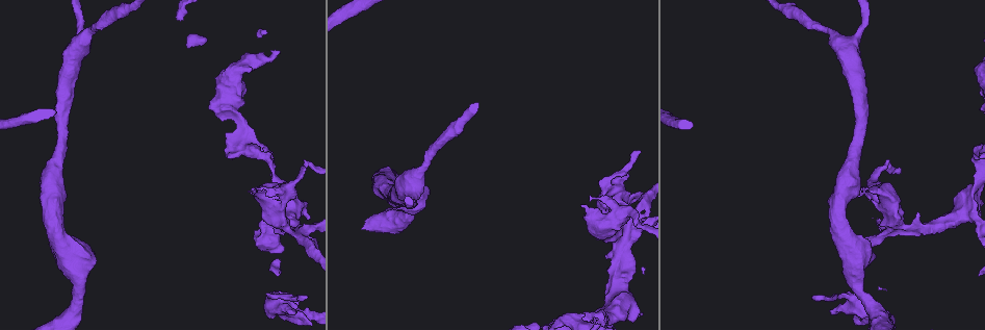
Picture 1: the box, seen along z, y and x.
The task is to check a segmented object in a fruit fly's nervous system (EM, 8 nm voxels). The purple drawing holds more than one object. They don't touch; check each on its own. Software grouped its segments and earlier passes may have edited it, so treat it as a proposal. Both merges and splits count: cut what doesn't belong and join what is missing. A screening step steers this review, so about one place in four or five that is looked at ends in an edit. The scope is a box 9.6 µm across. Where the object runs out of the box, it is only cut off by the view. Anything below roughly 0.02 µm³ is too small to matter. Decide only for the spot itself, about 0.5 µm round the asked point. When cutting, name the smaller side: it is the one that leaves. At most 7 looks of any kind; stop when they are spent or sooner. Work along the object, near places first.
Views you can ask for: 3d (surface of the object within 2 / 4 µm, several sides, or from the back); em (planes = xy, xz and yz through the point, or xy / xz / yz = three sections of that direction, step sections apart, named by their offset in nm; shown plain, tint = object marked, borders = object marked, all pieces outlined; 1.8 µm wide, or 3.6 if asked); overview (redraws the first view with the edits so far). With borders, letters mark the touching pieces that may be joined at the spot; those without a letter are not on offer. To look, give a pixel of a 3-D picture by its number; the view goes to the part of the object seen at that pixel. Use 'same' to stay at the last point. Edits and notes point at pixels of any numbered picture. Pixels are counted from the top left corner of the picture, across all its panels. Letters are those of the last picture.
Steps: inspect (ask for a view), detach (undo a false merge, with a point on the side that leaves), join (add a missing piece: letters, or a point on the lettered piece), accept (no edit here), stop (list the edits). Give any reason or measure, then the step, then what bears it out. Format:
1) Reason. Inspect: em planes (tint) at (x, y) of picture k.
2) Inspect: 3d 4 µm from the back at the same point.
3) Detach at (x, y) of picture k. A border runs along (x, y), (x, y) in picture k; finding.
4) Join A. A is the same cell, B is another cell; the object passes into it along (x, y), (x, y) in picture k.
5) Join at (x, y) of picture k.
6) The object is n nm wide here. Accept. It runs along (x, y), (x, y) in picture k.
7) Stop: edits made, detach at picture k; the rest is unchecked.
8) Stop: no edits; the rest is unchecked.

Inspect: 3d 2 µm at (835, 314) of picture 1.

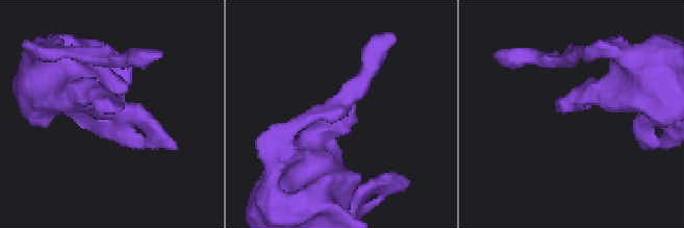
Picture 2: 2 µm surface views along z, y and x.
Inspect: em yz step 8 (borders) at (354, 105) of picture 2.

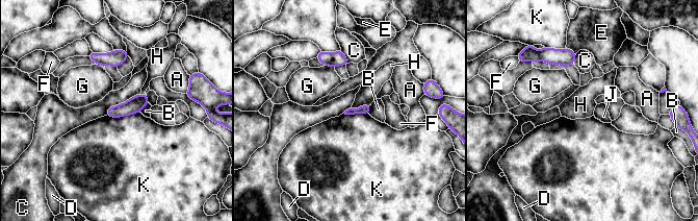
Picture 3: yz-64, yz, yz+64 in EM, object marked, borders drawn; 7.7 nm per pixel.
Accept. A, B, C, D, E, F, G, H, J and K are other cells; a border runs along (139, 112), (119, 117), (106, 116) in picture 3; none of them fits.

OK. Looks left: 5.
Closes a loop. Inspect: 3d 4 µm at (861, 191) of picture 1.

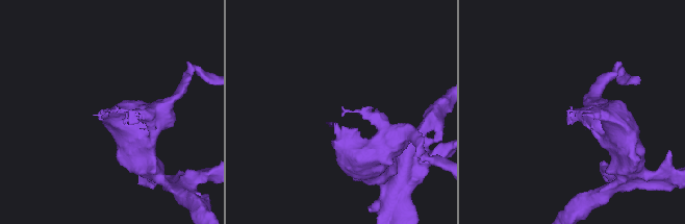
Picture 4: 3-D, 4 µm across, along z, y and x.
Need the tissue. Inspect: em planes (plain) at (114, 111) of picture 4.

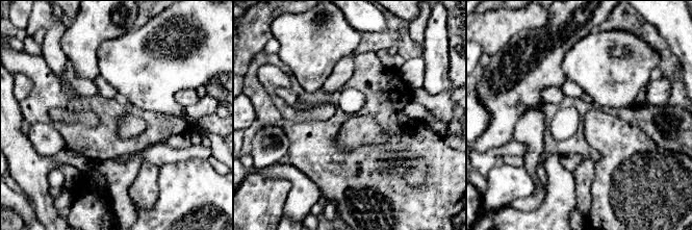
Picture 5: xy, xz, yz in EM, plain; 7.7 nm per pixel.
Inspect: em planes (borders) at the same point.

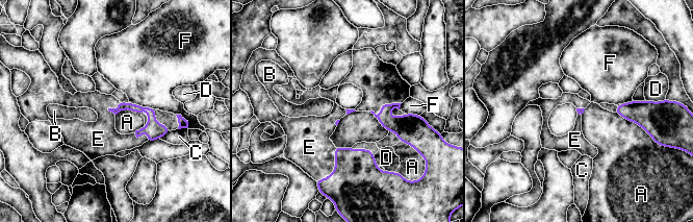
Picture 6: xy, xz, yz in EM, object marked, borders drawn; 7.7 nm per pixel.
The object is 30 nm wide here; the longest contact is with A, 320 nm. Join at (120, 142) of picture 6. E is the same cell, A, B, C, D and F are other cells; it goes on there.

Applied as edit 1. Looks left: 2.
An open end. Inspect: 3d 2 µm at (973, 151) of picture 1.

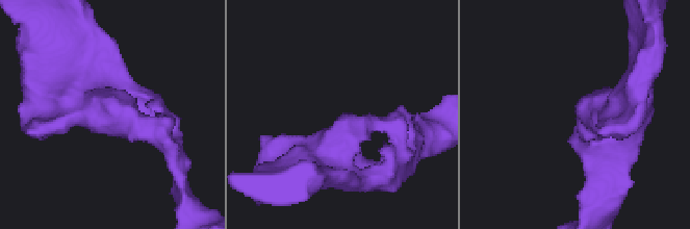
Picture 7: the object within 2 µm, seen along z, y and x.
Inspect: em planes (borders) at (578, 119) of picture 7.

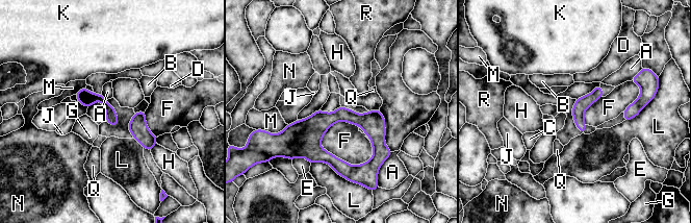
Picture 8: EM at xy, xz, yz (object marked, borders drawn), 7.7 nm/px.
Accept. A, B, C, D, E, F, G, H, J, K, L, M, N, Q and R are other cells; it runs along (78, 95), (99, 97), (116, 121) in picture 8; no lettered piece goes on from it.

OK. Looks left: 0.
Stop: edits made, join at picture 6; the rest is unchecked.

